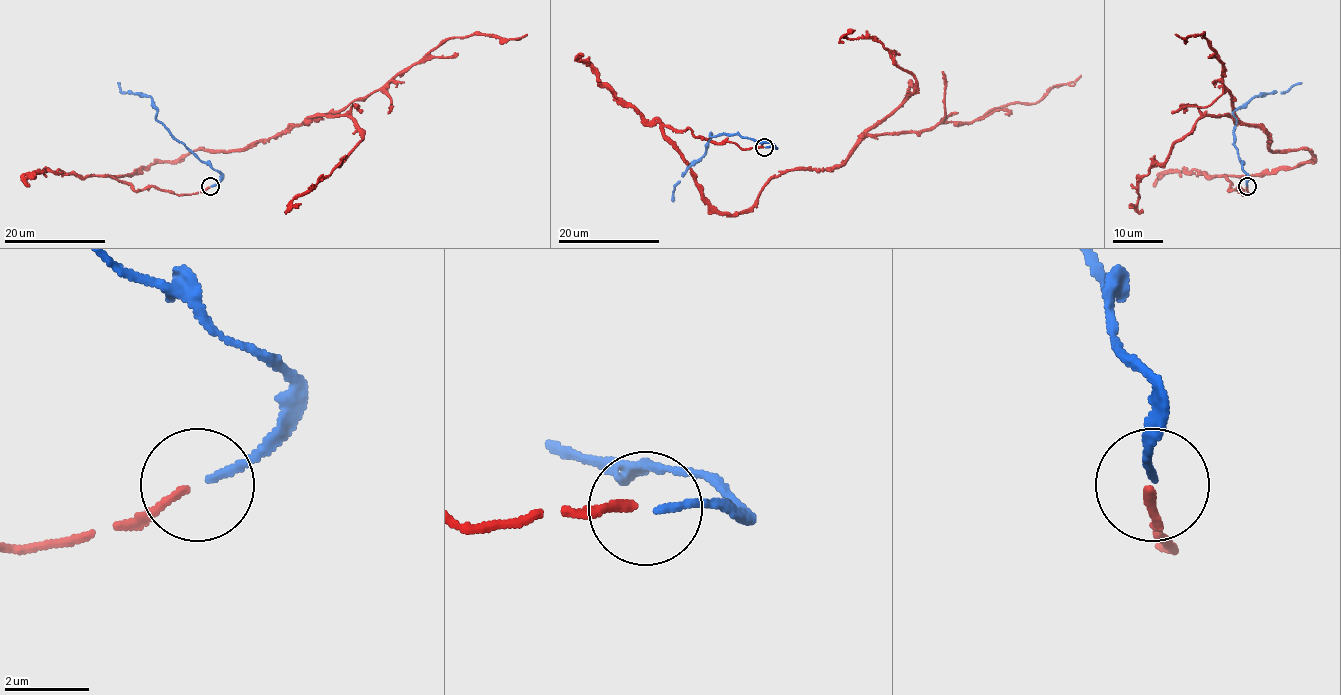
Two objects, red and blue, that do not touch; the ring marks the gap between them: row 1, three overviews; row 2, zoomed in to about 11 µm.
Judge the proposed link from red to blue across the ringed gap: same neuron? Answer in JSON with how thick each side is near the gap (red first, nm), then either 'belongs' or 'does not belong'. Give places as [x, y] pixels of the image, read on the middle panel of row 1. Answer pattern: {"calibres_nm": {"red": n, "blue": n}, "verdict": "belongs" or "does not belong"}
{"calibres_nm": {"red": 180, "blue": 170}, "verdict": "belongs"}

